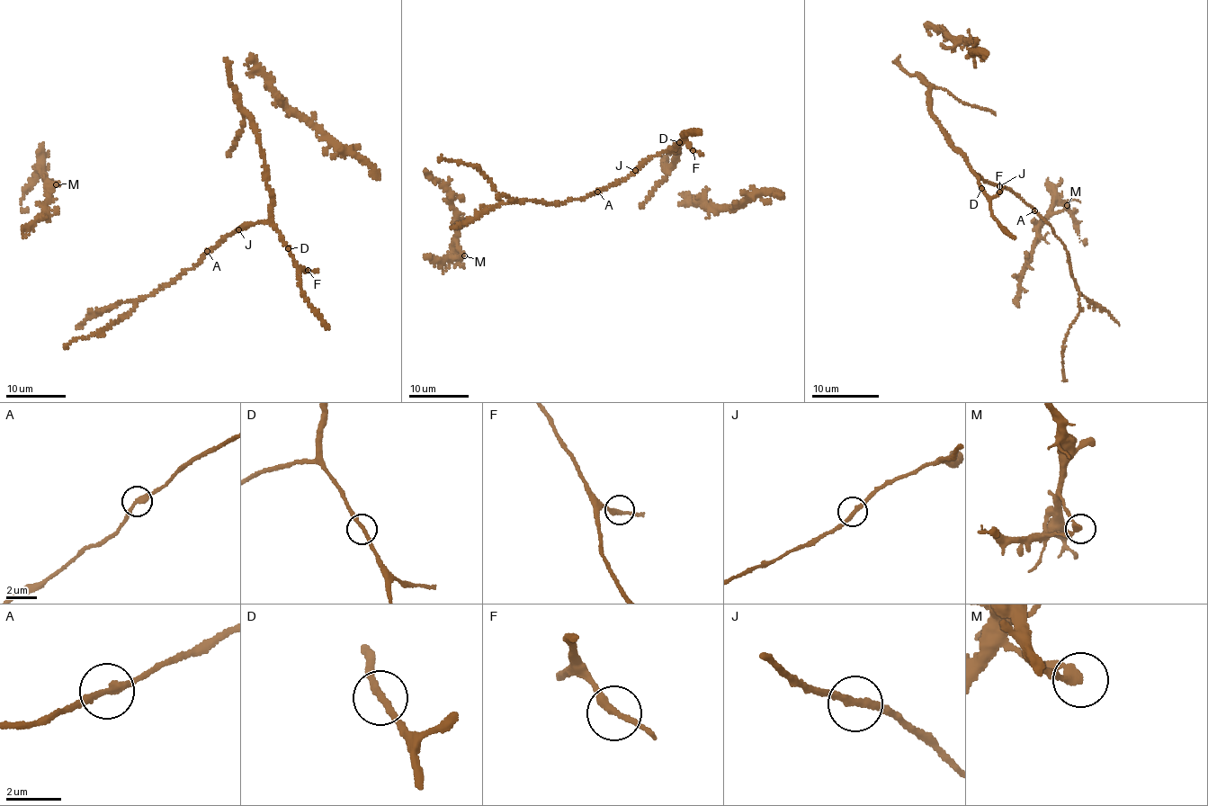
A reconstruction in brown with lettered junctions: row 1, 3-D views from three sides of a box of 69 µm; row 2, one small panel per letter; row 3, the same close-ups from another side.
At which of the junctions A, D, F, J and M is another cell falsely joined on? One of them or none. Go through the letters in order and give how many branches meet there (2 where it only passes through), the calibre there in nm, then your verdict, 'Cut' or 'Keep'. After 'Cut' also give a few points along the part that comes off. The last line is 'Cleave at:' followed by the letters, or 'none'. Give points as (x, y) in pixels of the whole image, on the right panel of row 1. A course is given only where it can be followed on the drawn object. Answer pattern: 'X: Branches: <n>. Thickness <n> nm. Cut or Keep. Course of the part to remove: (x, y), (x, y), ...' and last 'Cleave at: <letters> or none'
A: Branches: 2. Thickness 260 nm. Keep
D: Branches: 2. Thickness 240 nm. Keep
F: Branches: 2. Thickness 280 nm. Keep
J: Branches: 2. Thickness 260 nm. Keep
M: Branches: 2. Thickness 240 nm. Keep
Cleave at: none

